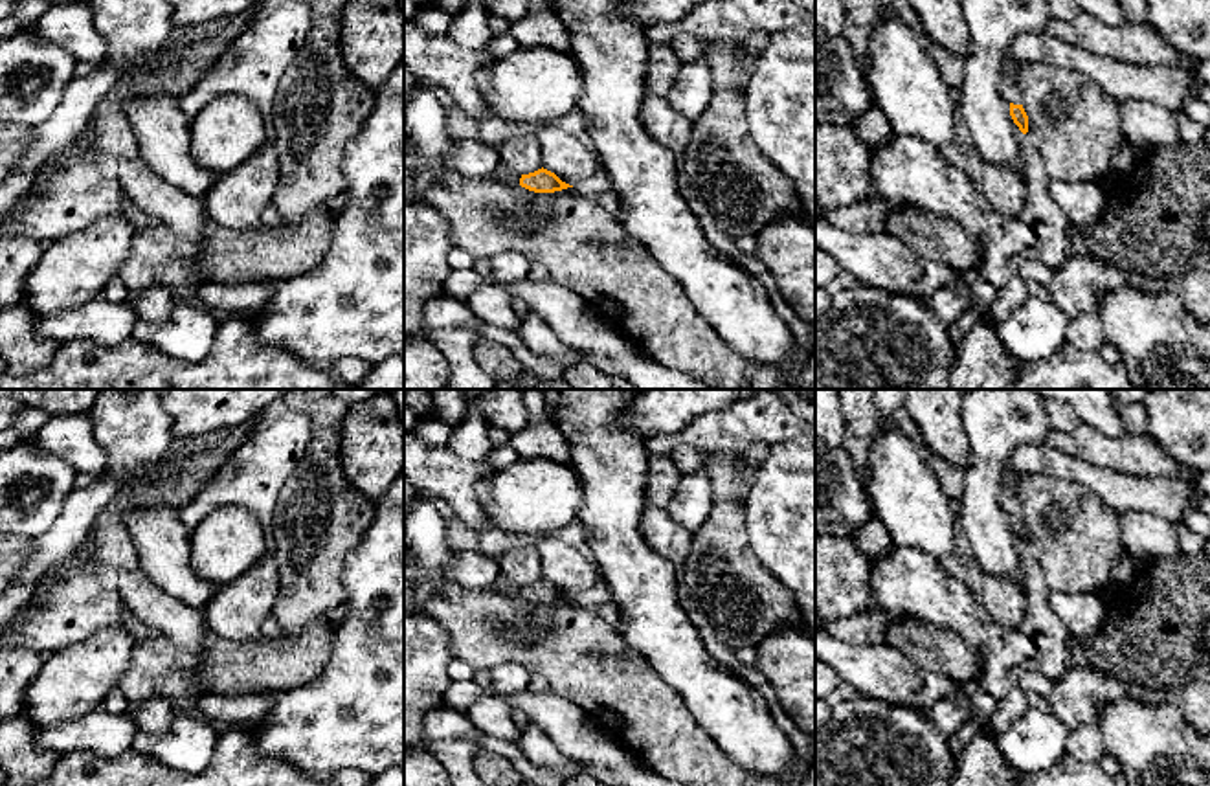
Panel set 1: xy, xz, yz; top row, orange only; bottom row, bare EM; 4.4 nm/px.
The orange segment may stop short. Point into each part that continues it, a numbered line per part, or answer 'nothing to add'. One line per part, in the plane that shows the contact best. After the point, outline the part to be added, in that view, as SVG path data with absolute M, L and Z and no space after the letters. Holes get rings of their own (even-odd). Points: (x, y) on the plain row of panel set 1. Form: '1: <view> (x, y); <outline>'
1: xz (502, 584); M499 575L492 588L494 591L499 591L503 595L510 595L510 597L520 597L520 590L521 586L518 586L516 582L512 582L510 578L507 578L505 575Z
2: yz (1008, 498); M1010 472L1006 476L1008 487L1001 492L1001 507L1014 516L1021 516L1021 505L1017 501L1015 487L1017 487L1019 476L1015 472Z

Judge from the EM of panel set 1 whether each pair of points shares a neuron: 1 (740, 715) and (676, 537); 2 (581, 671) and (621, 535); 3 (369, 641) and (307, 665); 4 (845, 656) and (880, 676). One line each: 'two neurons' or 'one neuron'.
1: two neurons
2: two neurons
3: two neurons
4: one neuron

